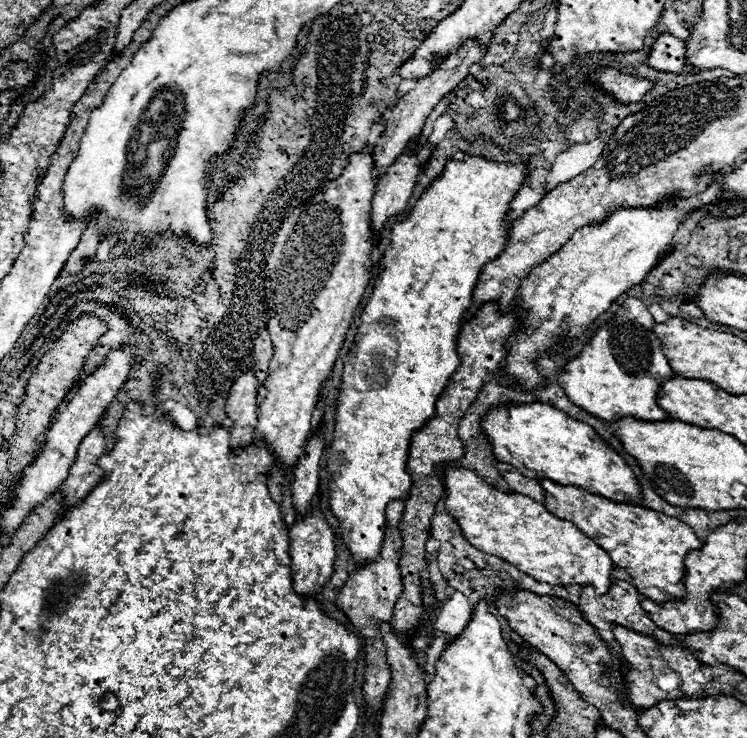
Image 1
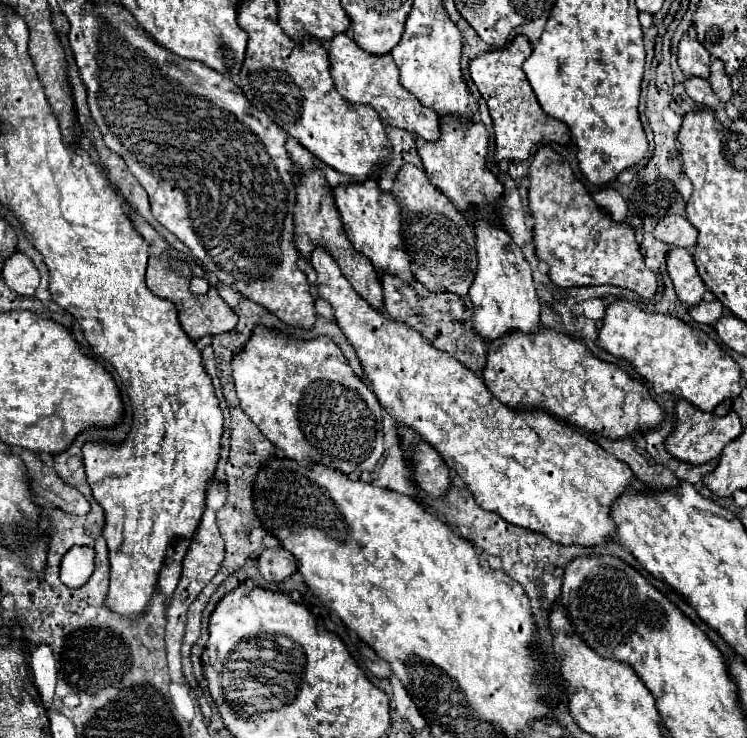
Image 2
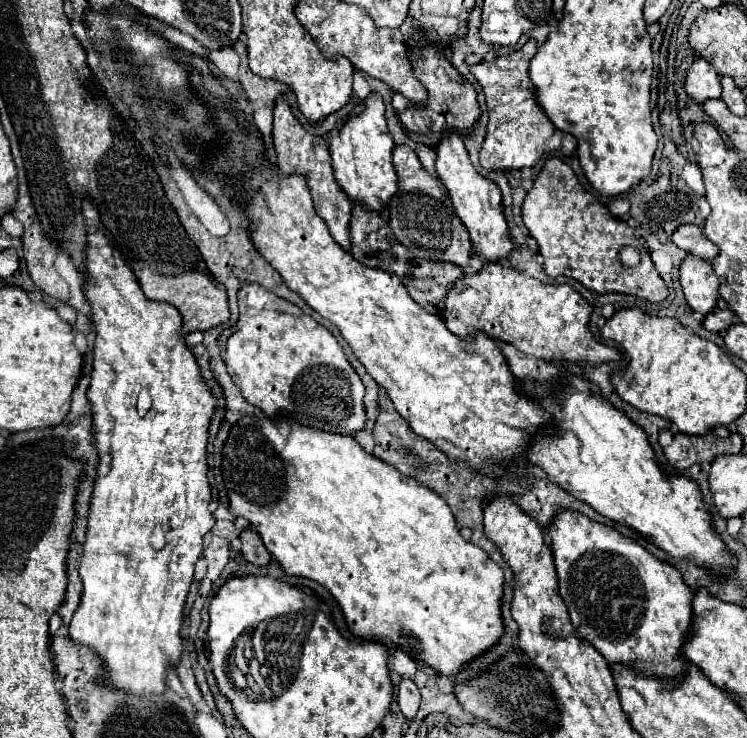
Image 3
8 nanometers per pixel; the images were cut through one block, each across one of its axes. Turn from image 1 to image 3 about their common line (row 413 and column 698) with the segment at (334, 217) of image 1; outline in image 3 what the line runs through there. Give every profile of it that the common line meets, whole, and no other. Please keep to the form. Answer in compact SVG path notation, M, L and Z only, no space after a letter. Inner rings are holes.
M688 254L680 264L680 284L686 302L694 312L706 316L718 302L718 276L712 272L712 264Z

